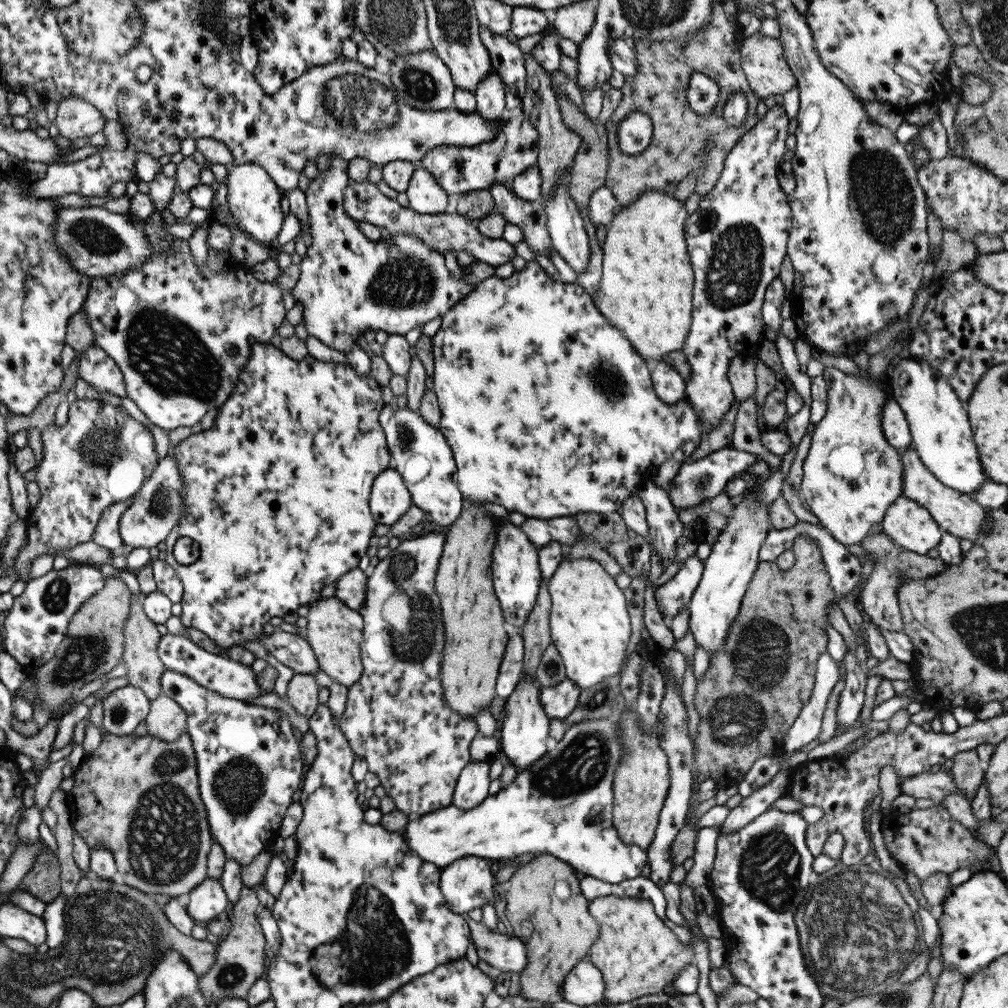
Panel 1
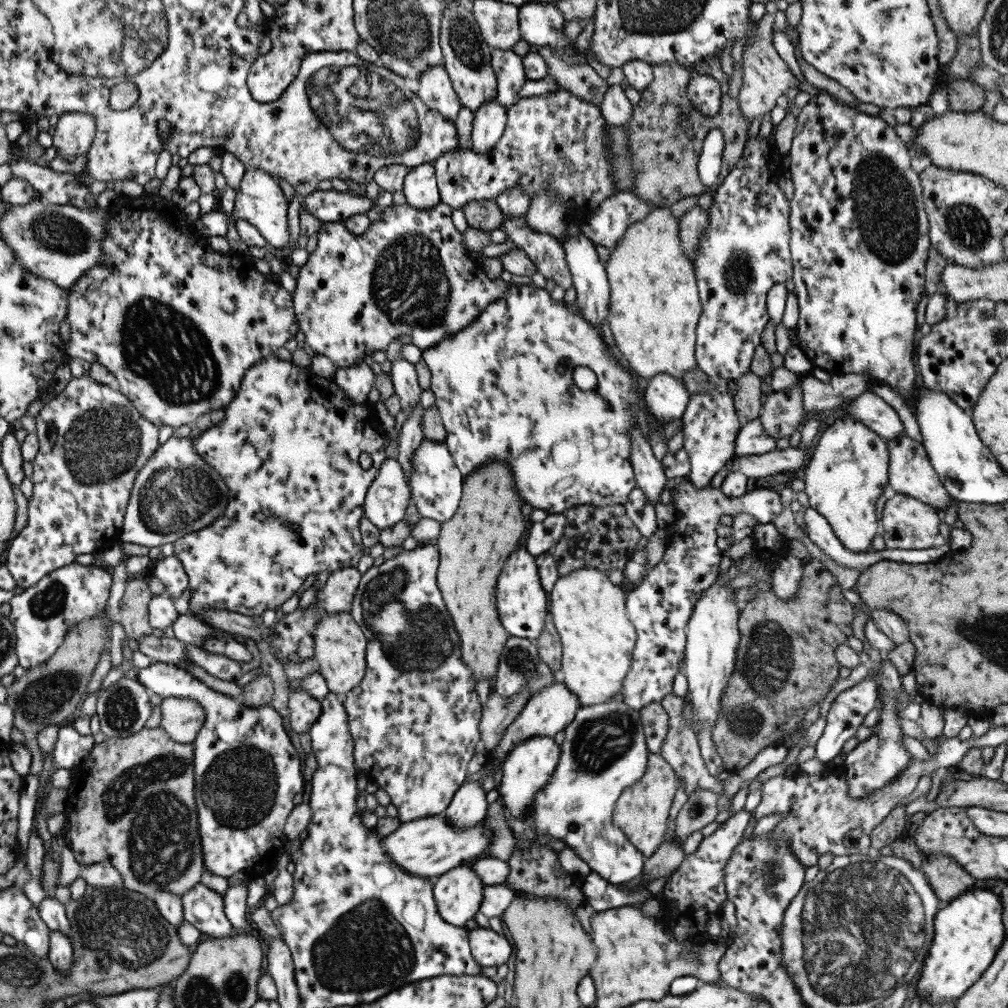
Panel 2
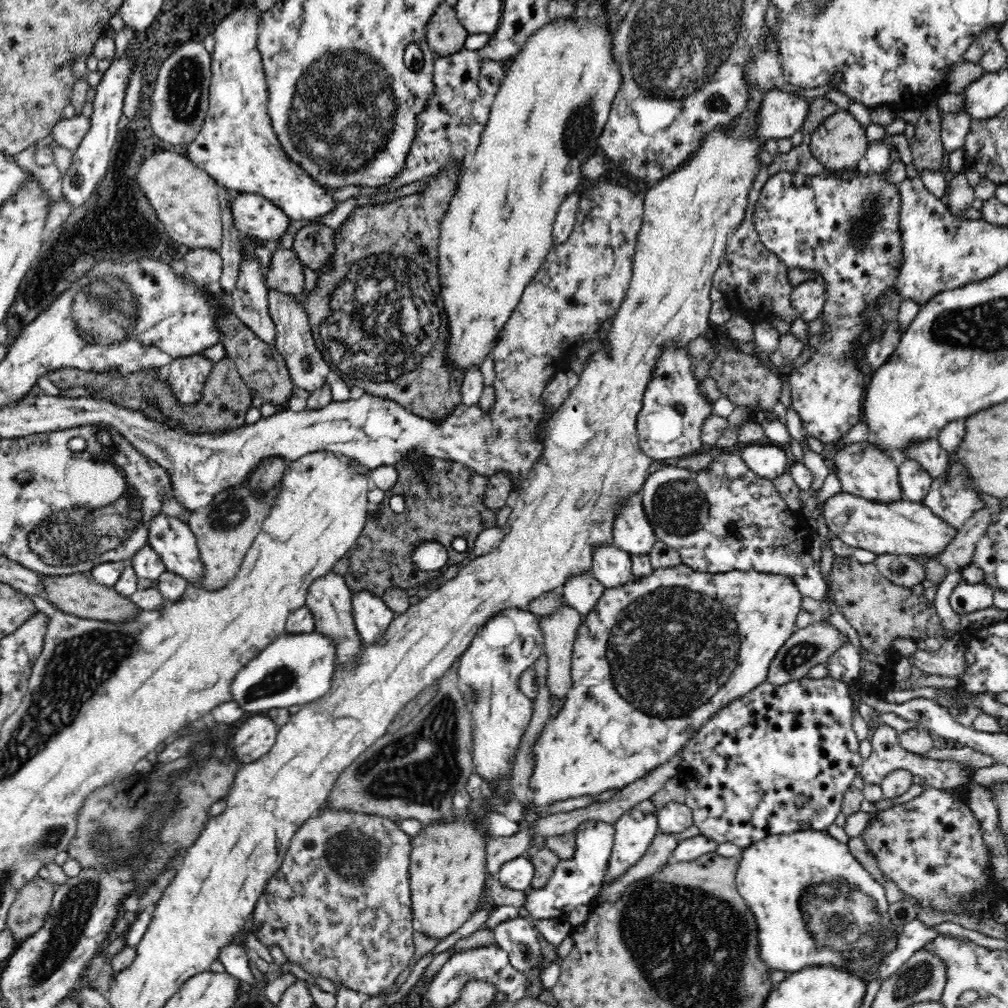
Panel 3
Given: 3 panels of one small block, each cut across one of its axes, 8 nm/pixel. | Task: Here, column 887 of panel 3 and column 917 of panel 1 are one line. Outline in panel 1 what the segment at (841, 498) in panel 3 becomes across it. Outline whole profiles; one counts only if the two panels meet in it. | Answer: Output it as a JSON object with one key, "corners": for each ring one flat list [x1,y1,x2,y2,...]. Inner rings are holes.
{"corners":[[903,495,888,507,880,525,898,547,918,555,937,548,943,534,926,508]]}

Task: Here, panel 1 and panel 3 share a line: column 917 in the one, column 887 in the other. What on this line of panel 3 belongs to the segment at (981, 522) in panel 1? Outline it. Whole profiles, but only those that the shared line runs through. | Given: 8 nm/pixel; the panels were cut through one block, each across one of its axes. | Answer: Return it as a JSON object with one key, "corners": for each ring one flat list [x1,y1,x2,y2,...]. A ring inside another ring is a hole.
{"corners":[[871,440,846,444,845,447,839,449,834,443,829,447,830,452,823,458,829,468,832,466,835,468,836,476,838,476,844,492,878,503,889,503,903,498,899,485,899,468,896,466,896,462,884,449,874,445]]}

